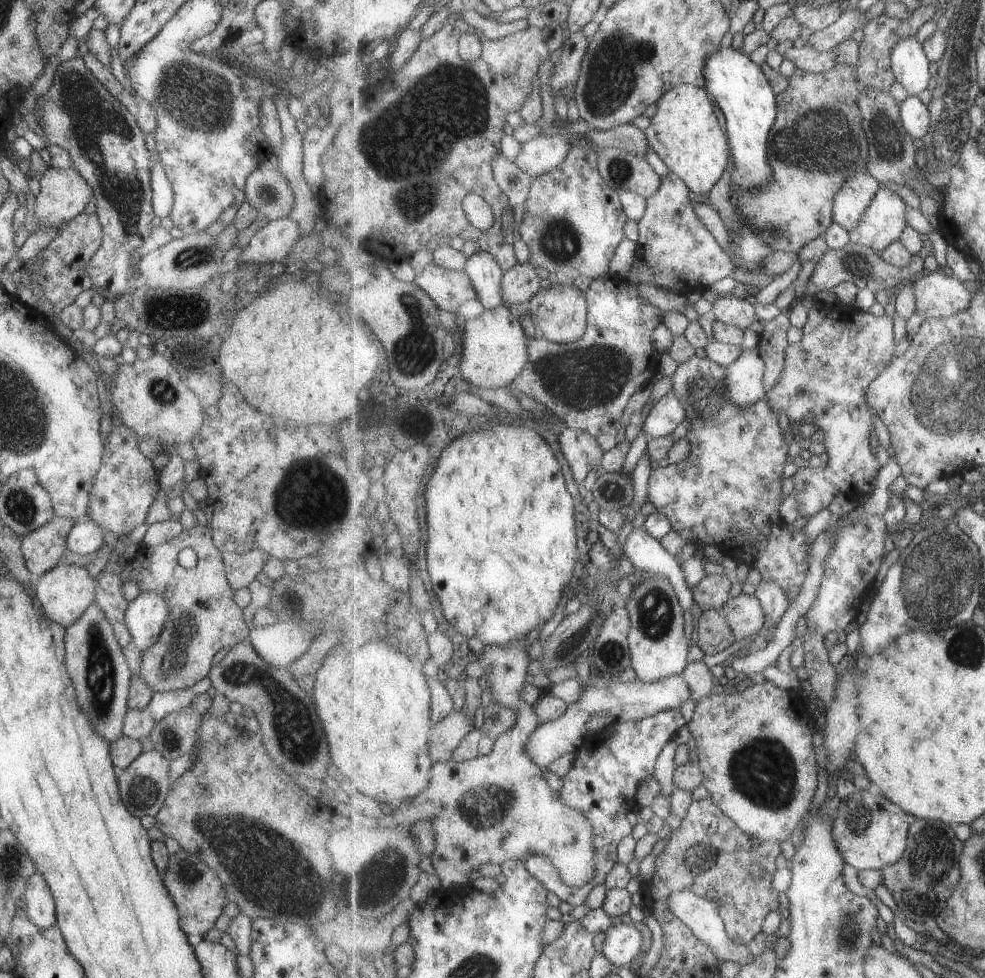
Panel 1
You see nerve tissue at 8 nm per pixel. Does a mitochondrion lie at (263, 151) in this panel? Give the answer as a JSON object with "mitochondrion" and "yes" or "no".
{"mitochondrion":"no"}

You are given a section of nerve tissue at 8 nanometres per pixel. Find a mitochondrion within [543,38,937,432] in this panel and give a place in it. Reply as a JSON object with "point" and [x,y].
{"point":[824,140]}

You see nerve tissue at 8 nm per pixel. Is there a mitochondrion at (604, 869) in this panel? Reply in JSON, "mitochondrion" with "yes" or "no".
{"mitochondrion":"no"}

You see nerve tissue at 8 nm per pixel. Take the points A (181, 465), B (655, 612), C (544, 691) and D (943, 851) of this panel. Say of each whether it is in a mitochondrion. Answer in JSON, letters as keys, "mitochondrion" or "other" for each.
{"A":"other","B":"mitochondrion","C":"other","D":"mitochondrion"}

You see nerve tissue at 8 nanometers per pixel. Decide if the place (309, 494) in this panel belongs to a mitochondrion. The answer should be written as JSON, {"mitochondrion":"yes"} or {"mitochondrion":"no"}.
{"mitochondrion":"yes"}

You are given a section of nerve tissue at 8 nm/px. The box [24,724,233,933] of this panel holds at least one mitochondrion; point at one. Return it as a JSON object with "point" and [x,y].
{"point":[142,794]}

